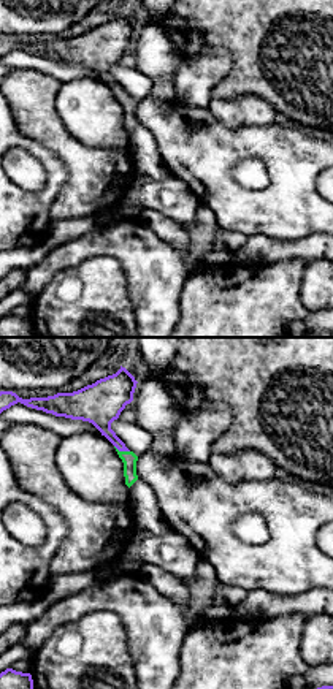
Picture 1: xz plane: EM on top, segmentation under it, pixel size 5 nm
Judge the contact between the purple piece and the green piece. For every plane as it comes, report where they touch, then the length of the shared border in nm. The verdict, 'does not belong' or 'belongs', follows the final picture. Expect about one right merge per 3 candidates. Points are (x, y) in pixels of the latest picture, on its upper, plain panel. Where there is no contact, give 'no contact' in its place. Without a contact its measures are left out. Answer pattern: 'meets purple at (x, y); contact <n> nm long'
meets purple at (122, 95); contact 90 nm long

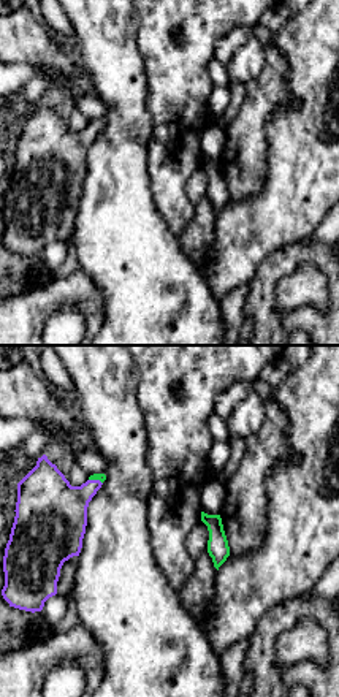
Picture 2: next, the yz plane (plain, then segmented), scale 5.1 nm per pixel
meets purple at (95, 125); contact 80 nm long

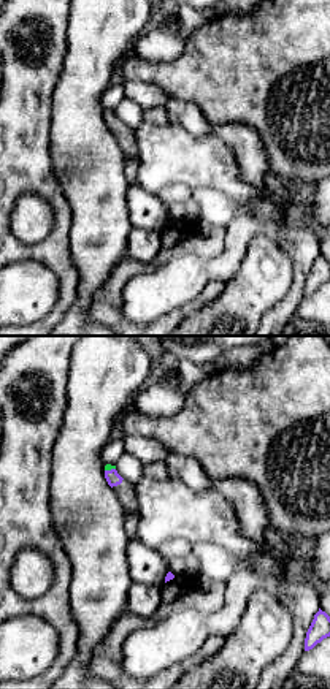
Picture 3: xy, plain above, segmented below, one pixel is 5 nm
meets purple at (111, 114); contact 60 nm long

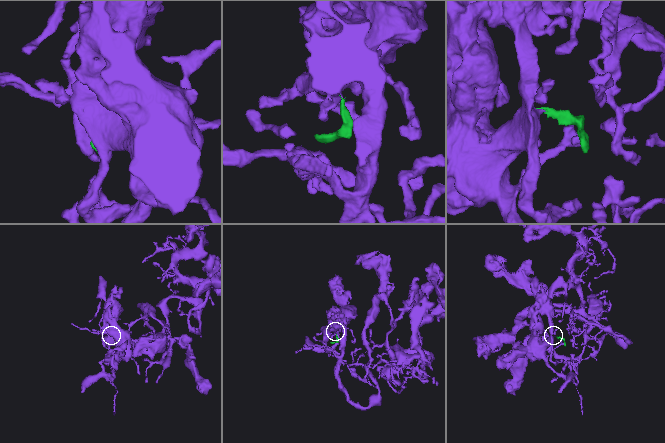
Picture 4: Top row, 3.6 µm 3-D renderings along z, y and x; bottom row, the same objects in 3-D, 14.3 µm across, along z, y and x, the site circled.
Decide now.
belongs

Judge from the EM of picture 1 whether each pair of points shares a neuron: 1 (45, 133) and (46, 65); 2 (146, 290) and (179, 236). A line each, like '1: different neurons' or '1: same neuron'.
1: different neurons
2: different neurons

